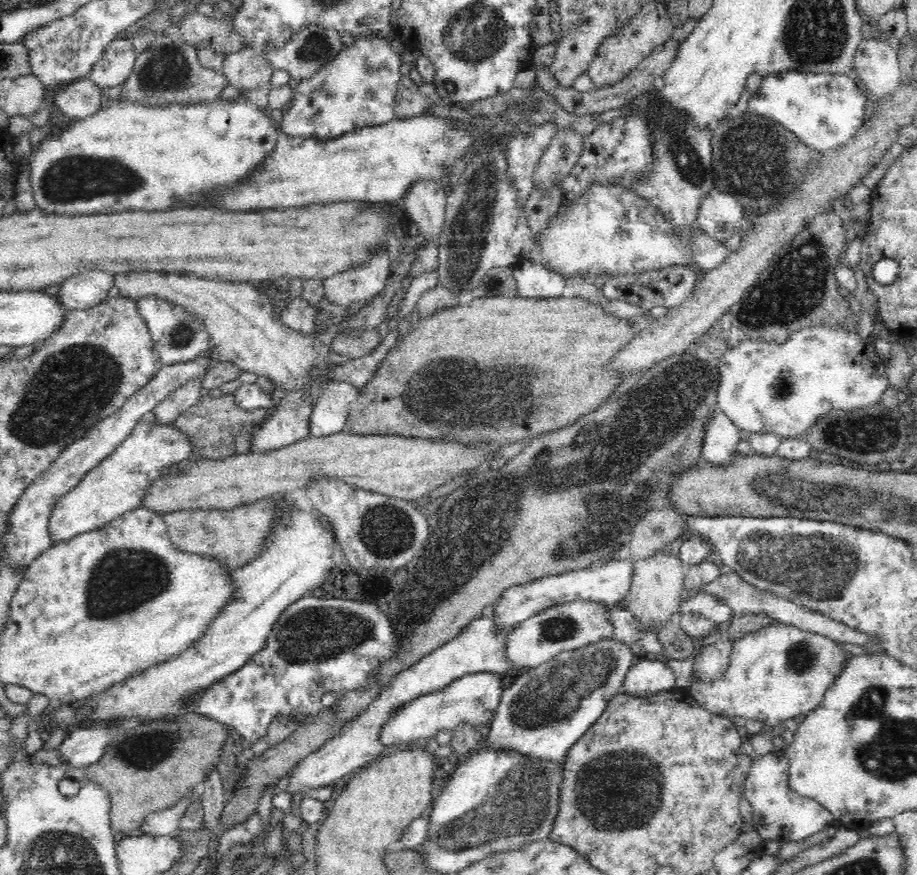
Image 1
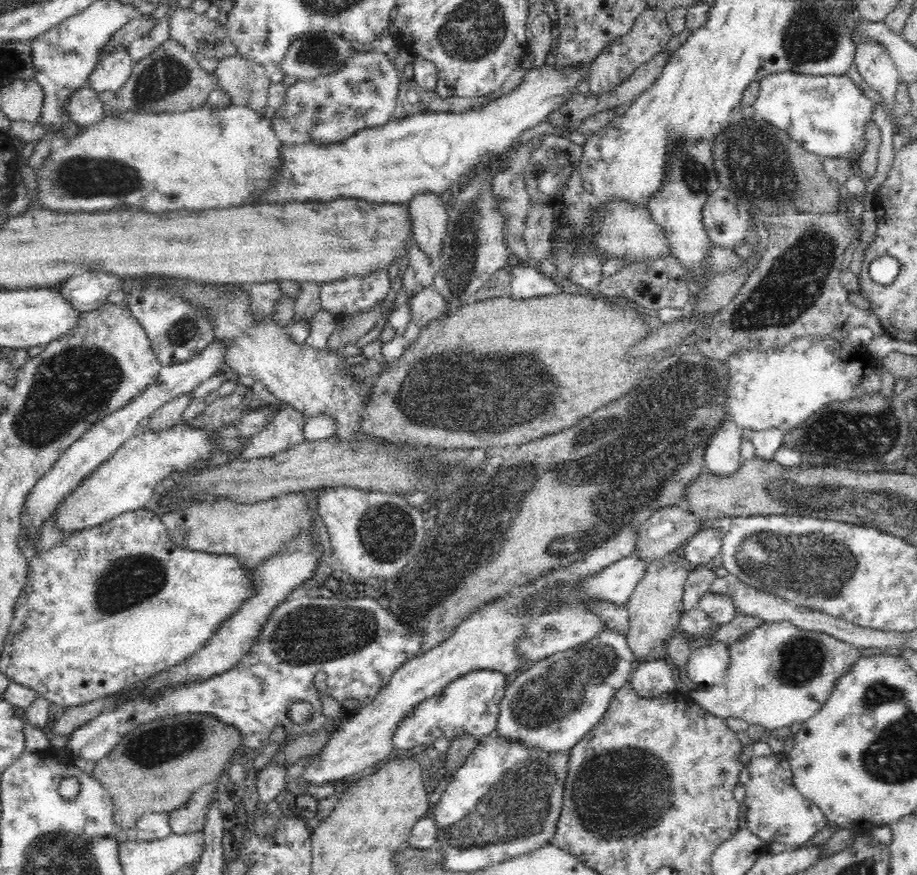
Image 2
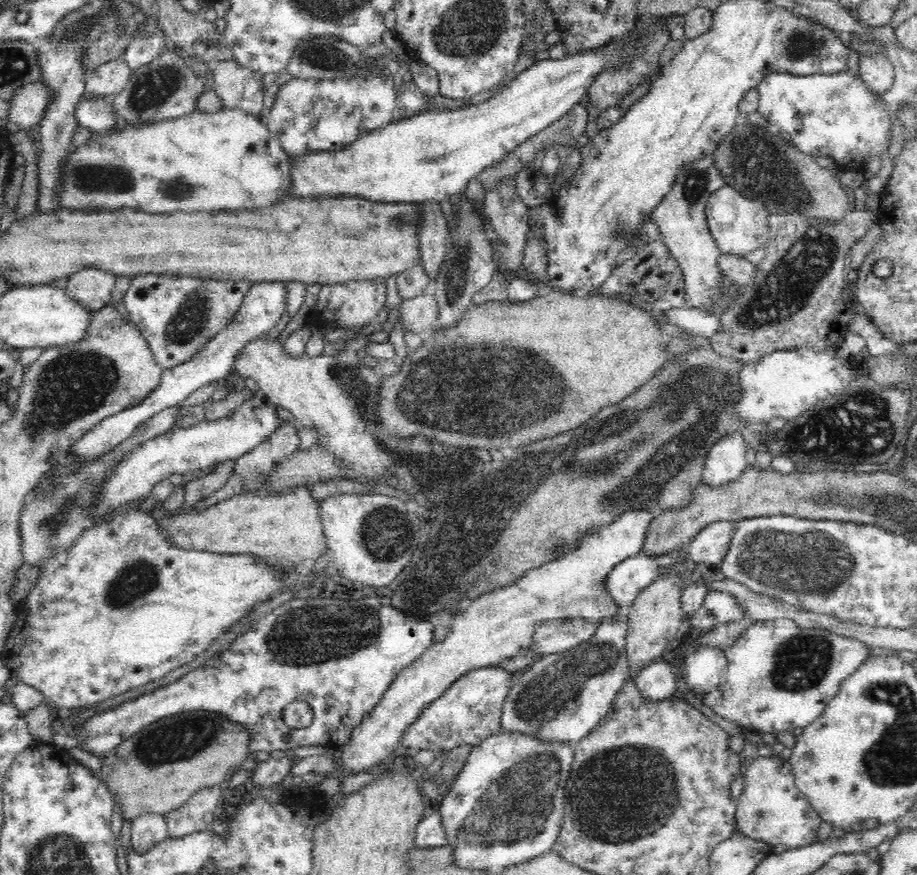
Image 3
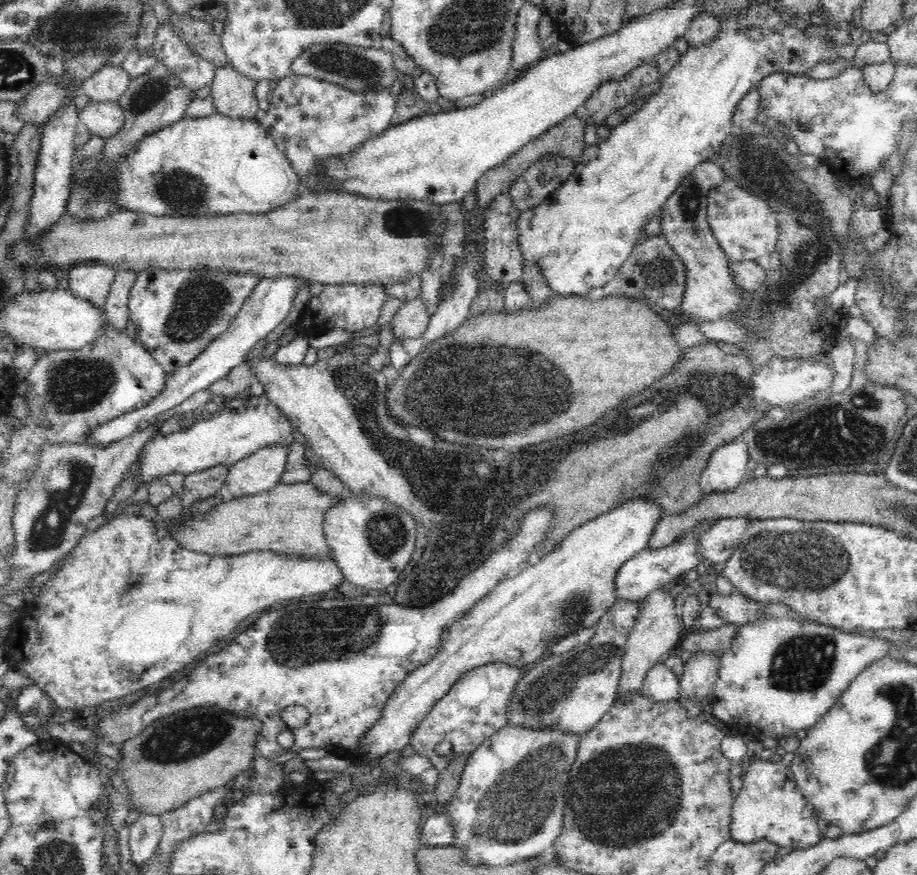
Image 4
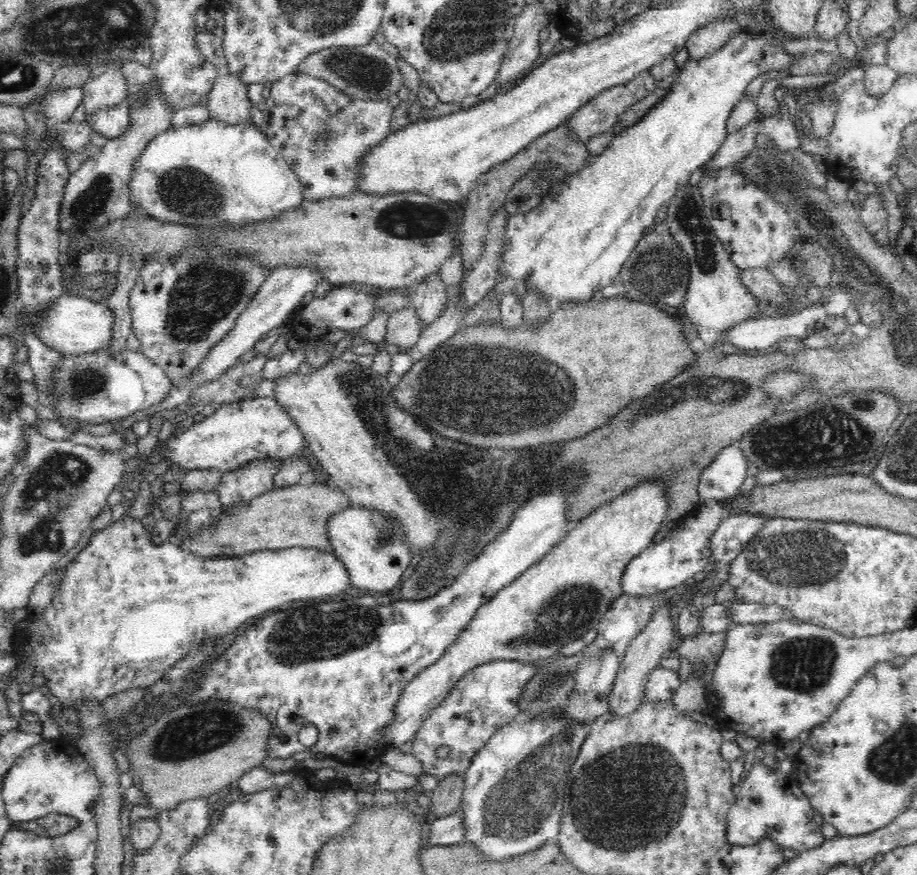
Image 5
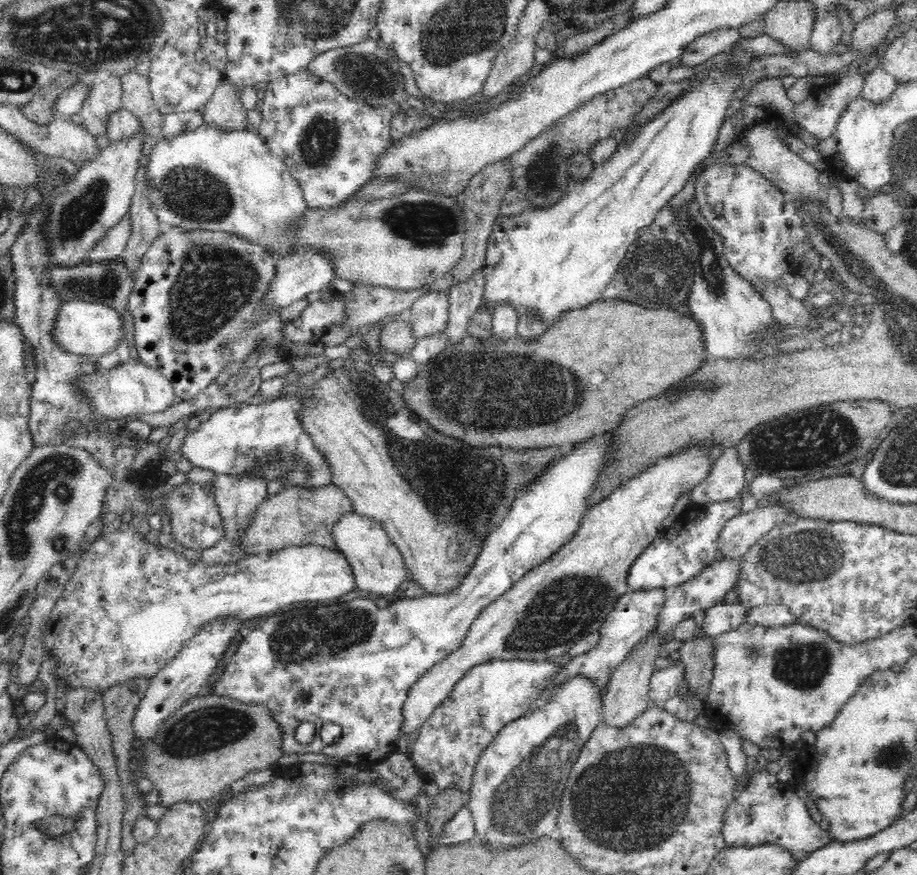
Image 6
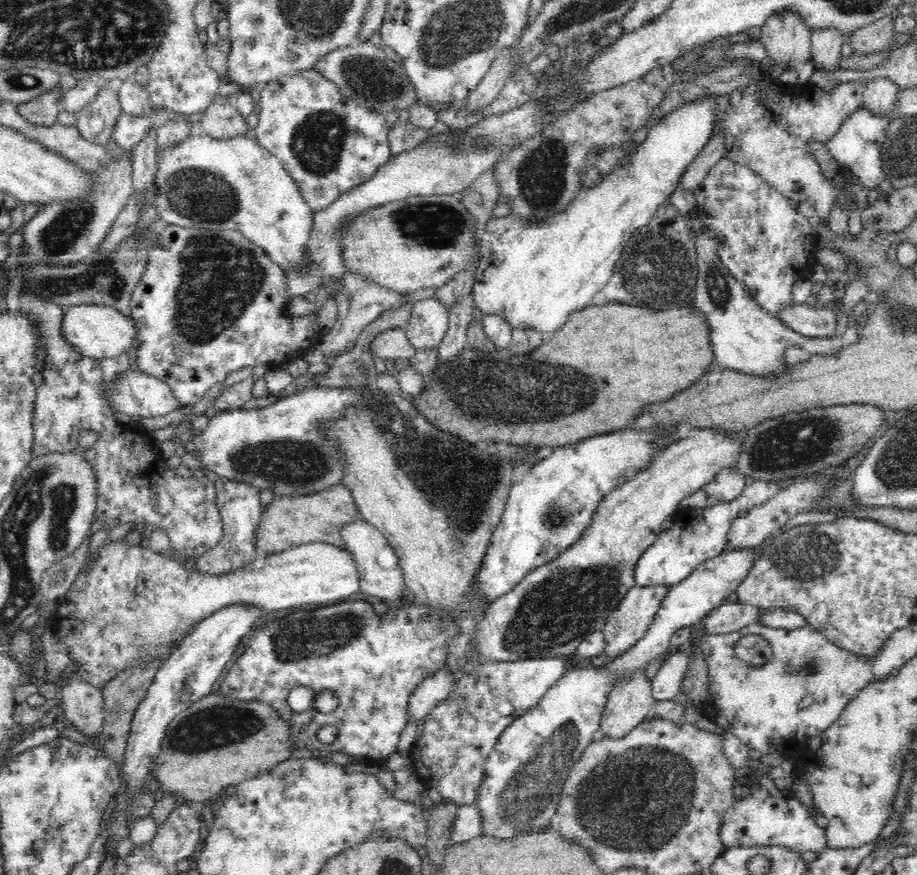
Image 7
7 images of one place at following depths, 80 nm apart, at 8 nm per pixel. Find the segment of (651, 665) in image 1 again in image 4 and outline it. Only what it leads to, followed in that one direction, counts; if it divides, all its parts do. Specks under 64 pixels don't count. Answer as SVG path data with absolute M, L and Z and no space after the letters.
M657 662L641 682L641 694L656 702L666 702L679 697L679 680L663 662Z

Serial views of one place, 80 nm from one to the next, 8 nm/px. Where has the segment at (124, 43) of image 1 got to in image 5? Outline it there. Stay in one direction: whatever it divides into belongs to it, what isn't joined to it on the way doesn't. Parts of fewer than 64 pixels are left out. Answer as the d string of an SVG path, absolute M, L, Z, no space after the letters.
M110 68L83 84L83 104L87 115L96 109L114 106L127 98L128 83L120 69Z

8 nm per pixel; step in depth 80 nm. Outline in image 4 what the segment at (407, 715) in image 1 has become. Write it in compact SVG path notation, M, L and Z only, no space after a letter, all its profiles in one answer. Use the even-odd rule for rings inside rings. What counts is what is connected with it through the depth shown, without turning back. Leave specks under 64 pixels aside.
M490 662L469 670L458 679L448 694L425 714L424 721L413 731L409 746L416 754L428 757L438 772L450 764L451 758L456 754L466 754L469 758L481 743L508 726L505 716L506 705L524 672L526 668L508 666L503 662ZM441 742L450 742L451 754L436 754L436 746Z

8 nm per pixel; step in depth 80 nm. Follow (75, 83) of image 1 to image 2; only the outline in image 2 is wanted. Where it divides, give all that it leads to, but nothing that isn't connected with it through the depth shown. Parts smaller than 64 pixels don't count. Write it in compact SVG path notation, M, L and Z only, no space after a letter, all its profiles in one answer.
M86 82L69 94L65 104L69 120L80 126L97 123L104 115L104 103L98 96L98 91Z

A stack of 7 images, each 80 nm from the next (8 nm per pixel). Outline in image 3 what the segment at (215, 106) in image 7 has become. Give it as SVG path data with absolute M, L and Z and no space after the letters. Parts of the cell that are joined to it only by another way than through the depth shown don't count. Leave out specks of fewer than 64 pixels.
M224 59L216 64L213 69L213 76L215 84L213 90L222 97L224 109L240 108L259 116L260 112L262 112L267 89L262 82L264 73L246 67L242 63L238 63L236 59Z

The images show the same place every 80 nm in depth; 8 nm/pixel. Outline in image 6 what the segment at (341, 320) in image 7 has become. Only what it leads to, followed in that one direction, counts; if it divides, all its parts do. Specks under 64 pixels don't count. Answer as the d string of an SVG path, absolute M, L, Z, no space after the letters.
M352 284L354 288L344 295L349 320L342 325L347 328L358 330L368 324L379 323L385 317L406 315L408 308L414 305L406 296L409 290Z

